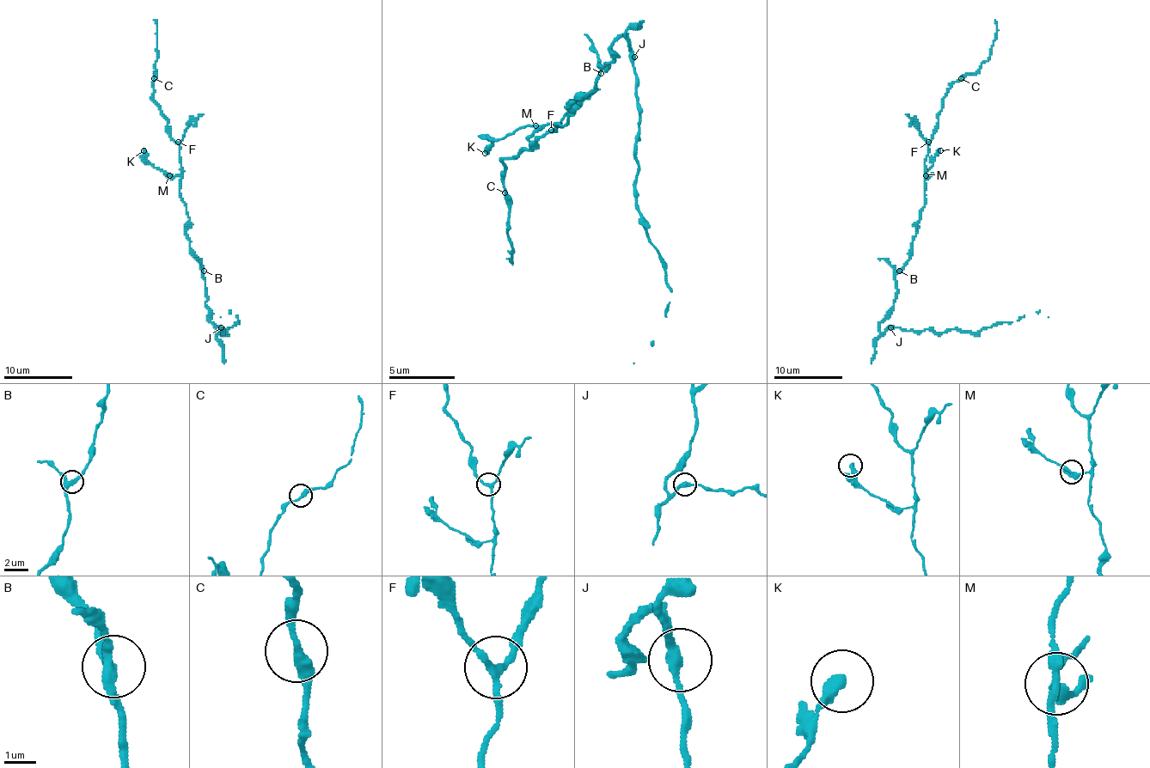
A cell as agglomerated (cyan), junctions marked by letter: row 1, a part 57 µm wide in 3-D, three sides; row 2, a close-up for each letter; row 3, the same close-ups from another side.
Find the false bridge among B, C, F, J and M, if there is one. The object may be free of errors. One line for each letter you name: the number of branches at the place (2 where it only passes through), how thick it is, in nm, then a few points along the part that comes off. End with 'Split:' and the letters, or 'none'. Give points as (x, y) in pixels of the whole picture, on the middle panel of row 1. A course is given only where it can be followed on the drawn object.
M: Branches: 3. Thickness 240 nm. Course of the part to remove: (535, 126), (495, 140), (488, 153)
Split: M

